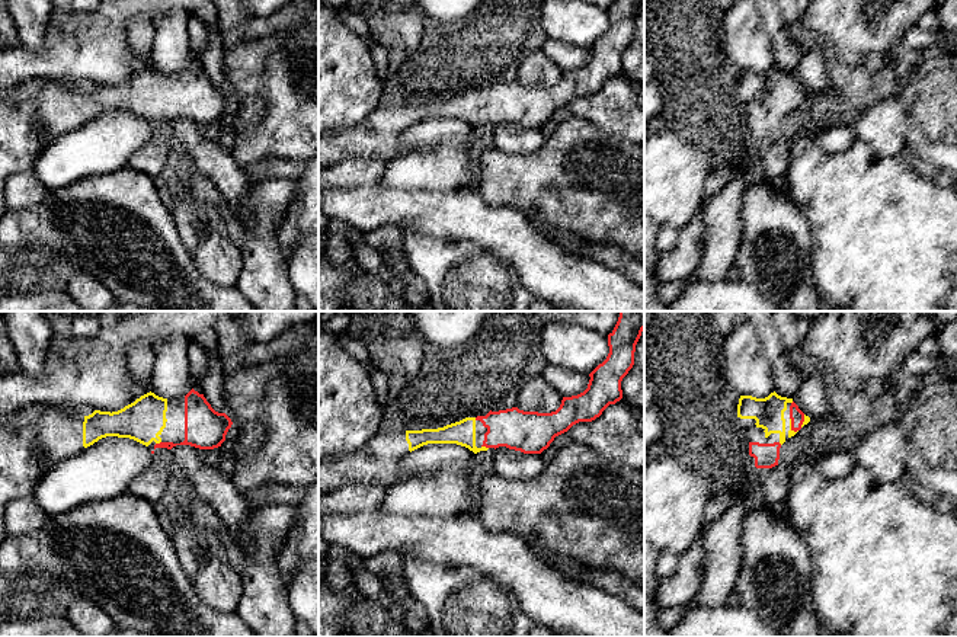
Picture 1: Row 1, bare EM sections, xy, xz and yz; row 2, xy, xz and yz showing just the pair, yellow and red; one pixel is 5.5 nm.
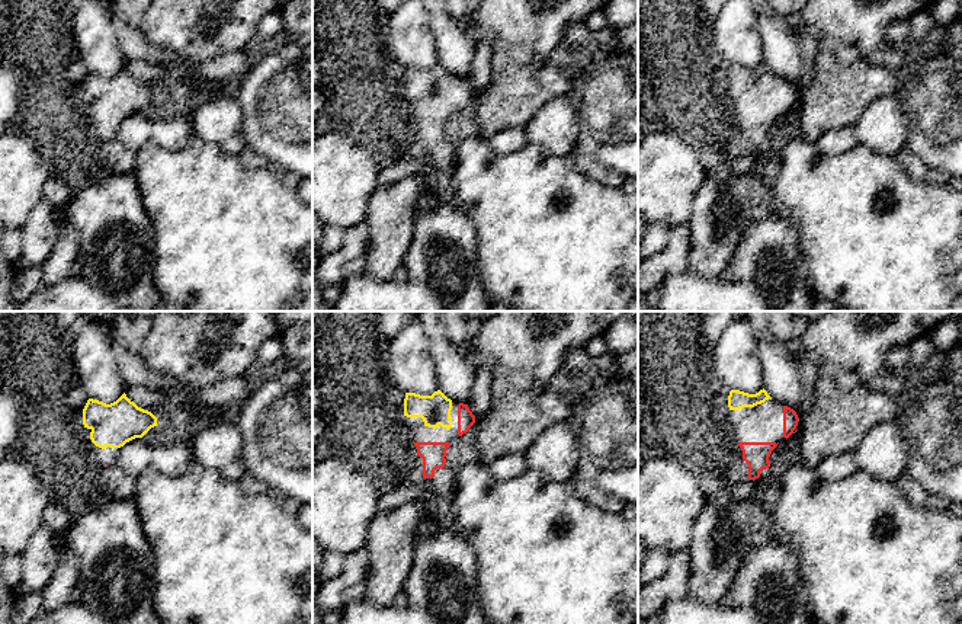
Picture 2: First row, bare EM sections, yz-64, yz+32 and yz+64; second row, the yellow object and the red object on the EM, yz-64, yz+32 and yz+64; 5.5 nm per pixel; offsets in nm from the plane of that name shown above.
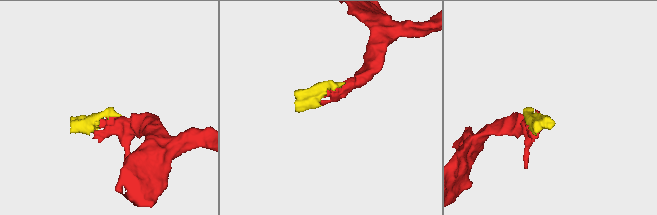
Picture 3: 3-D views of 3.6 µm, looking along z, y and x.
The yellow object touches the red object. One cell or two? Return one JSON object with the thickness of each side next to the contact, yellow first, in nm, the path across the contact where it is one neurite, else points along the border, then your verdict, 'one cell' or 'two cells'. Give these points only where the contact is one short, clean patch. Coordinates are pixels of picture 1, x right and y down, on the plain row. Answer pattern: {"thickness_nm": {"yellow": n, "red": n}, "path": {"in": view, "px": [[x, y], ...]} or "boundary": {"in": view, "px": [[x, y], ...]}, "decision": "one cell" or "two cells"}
{"thickness_nm": {"yellow": 140, "red": 220}, "decision": "one cell"}

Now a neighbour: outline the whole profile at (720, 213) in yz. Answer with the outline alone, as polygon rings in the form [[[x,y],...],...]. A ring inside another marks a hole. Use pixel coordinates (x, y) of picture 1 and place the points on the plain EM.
[[[736,177],[718,193],[704,198],[700,207],[705,227],[702,255],[695,275],[704,281],[720,281],[734,265],[740,247],[740,208],[746,191],[750,188]]]

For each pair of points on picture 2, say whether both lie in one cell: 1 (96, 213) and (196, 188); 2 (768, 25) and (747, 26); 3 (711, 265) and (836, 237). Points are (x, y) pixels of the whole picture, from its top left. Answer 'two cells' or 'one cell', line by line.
1: two cells
2: two cells
3: two cells

